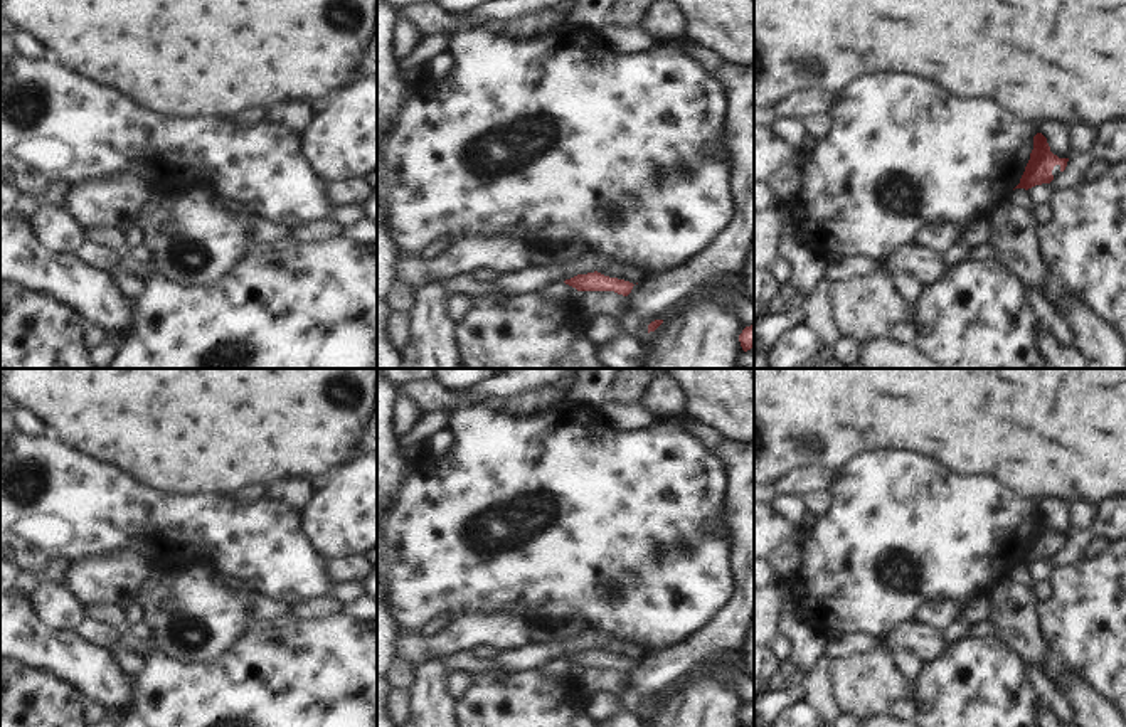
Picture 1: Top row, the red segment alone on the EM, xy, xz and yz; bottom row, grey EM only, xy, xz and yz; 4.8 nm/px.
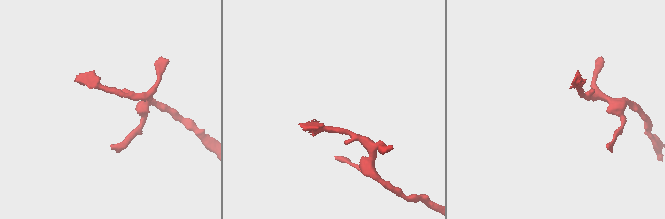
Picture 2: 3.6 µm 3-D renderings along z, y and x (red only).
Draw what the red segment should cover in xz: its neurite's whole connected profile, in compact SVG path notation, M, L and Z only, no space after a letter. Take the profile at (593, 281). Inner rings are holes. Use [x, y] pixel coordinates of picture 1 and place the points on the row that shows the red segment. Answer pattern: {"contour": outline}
{"contour": "M598 271L577 274L571 279L566 279L564 283L576 288L577 291L614 291L623 296L628 296L635 286L629 281L609 278Z"}

